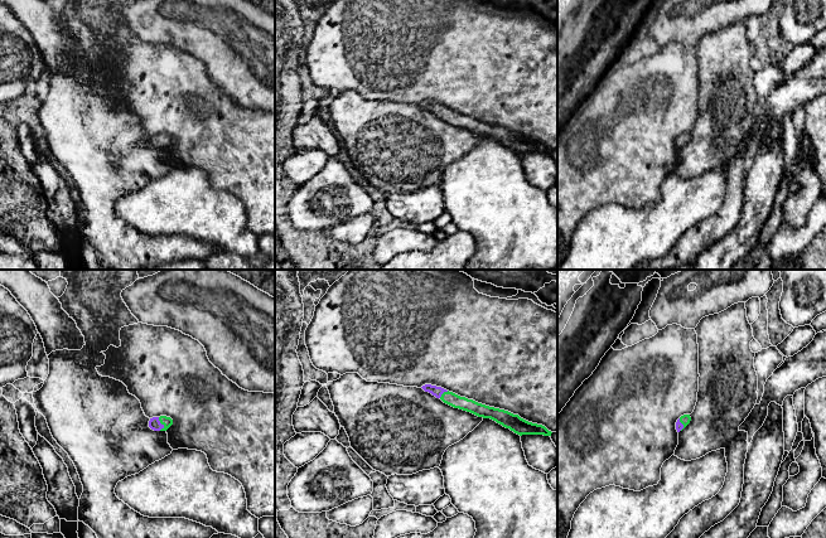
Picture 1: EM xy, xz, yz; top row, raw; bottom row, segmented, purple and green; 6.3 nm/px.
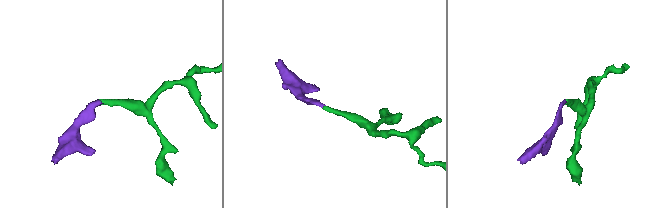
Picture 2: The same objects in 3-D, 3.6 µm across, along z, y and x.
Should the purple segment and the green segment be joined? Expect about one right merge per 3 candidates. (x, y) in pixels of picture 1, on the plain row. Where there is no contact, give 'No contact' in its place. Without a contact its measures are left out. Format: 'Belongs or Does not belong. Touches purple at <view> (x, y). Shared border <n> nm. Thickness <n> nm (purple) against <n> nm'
Belongs. Touches purple at xy (160, 141). Shared border 90 nm. Thickness 80 nm (purple) against 60 nm

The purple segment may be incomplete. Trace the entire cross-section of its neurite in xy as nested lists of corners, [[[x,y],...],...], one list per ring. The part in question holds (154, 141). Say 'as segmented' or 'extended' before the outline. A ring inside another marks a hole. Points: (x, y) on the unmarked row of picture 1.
extended; [[[166,134],[153,135],[149,139],[149,145],[154,149],[166,149],[173,142],[173,137]]]

